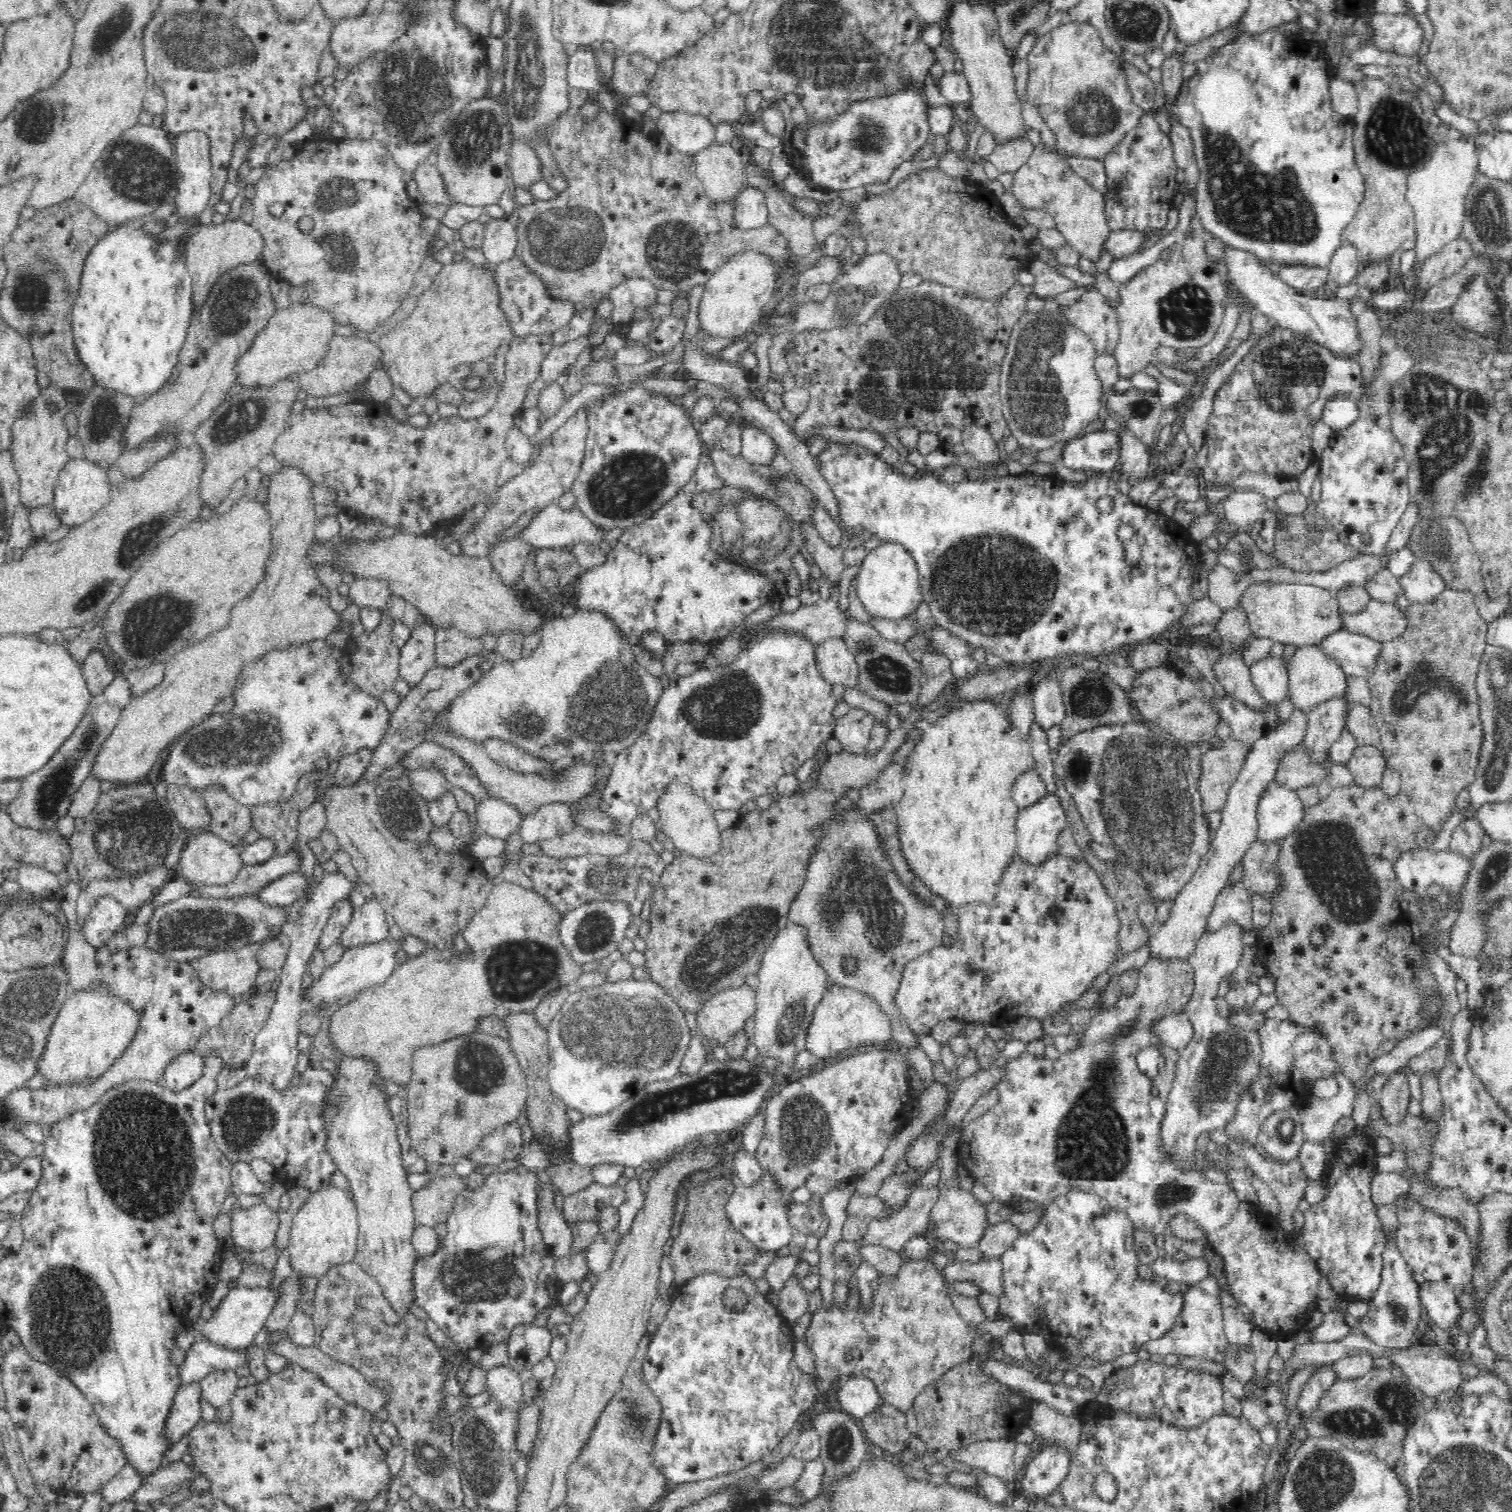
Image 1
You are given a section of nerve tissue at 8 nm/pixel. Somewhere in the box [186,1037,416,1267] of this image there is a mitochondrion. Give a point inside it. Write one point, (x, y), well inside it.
(246, 1122)

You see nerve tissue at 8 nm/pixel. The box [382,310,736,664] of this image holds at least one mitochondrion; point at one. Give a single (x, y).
(623, 487)

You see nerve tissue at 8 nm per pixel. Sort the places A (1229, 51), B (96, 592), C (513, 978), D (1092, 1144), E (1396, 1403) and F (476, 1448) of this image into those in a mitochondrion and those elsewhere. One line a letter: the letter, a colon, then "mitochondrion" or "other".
A: other
B: mitochondrion
C: mitochondrion
D: mitochondrion
E: mitochondrion
F: mitochondrion

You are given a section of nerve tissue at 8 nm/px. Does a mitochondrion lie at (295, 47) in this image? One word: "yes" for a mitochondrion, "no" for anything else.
no

